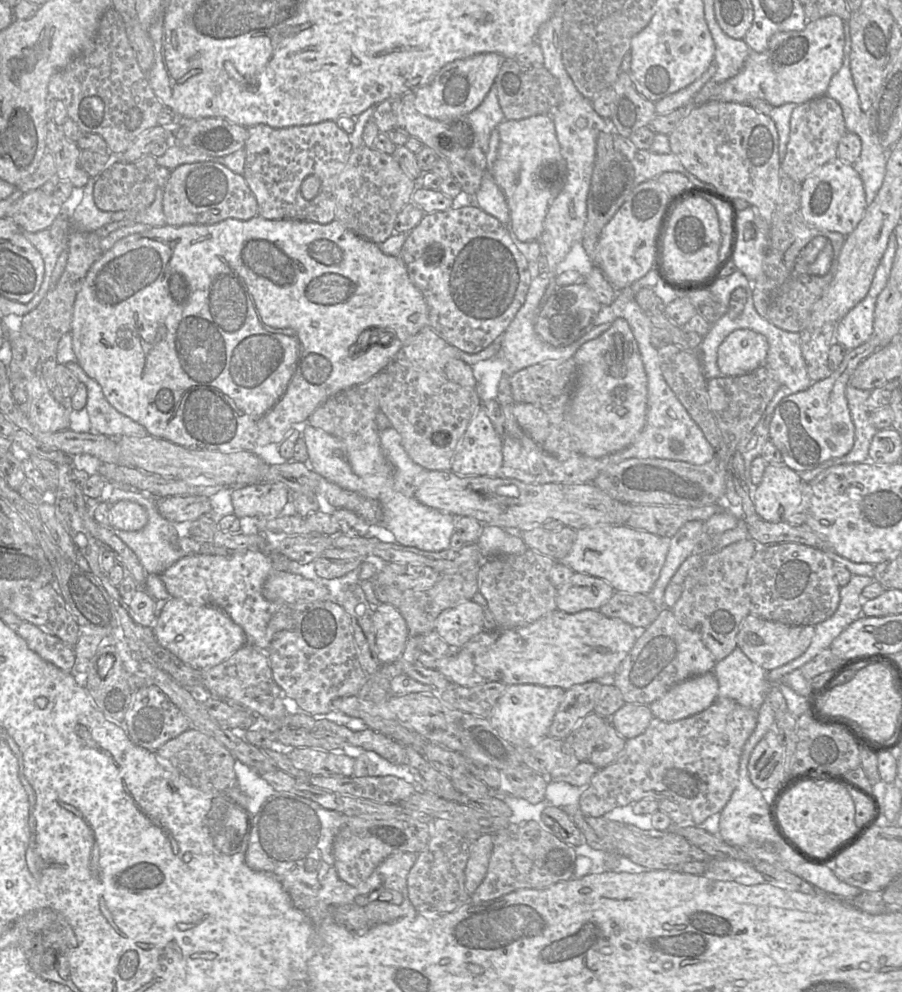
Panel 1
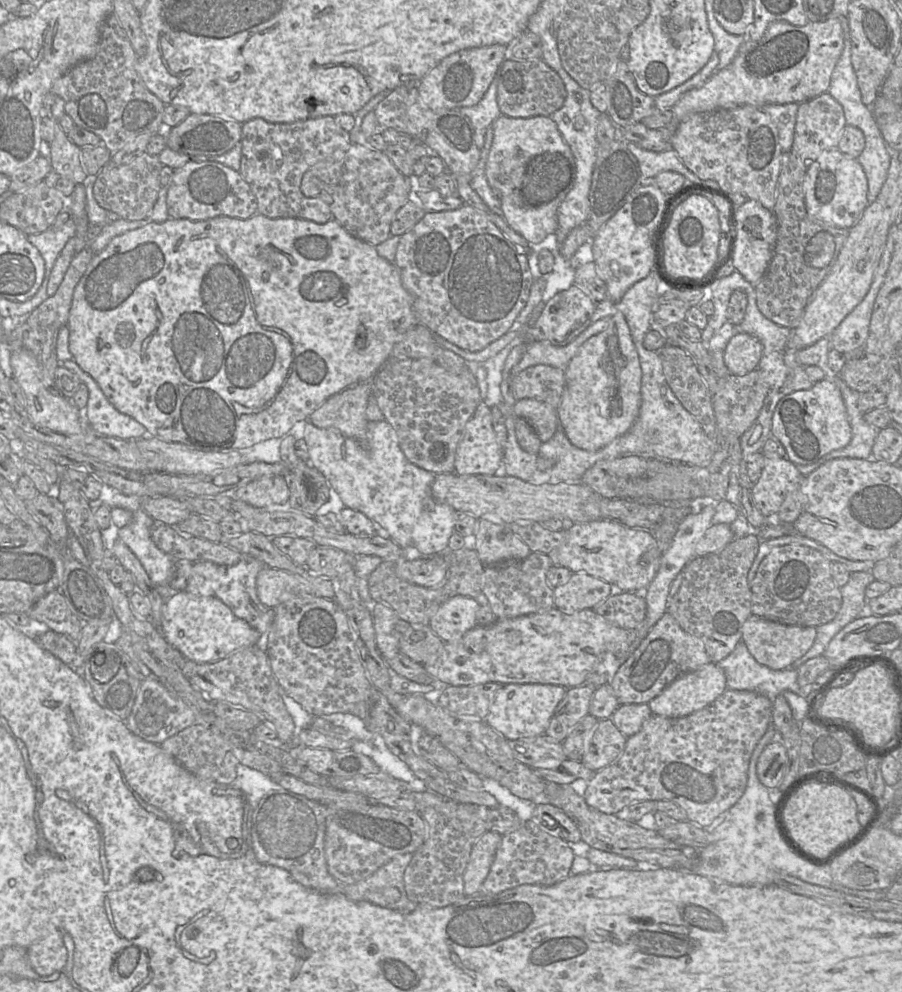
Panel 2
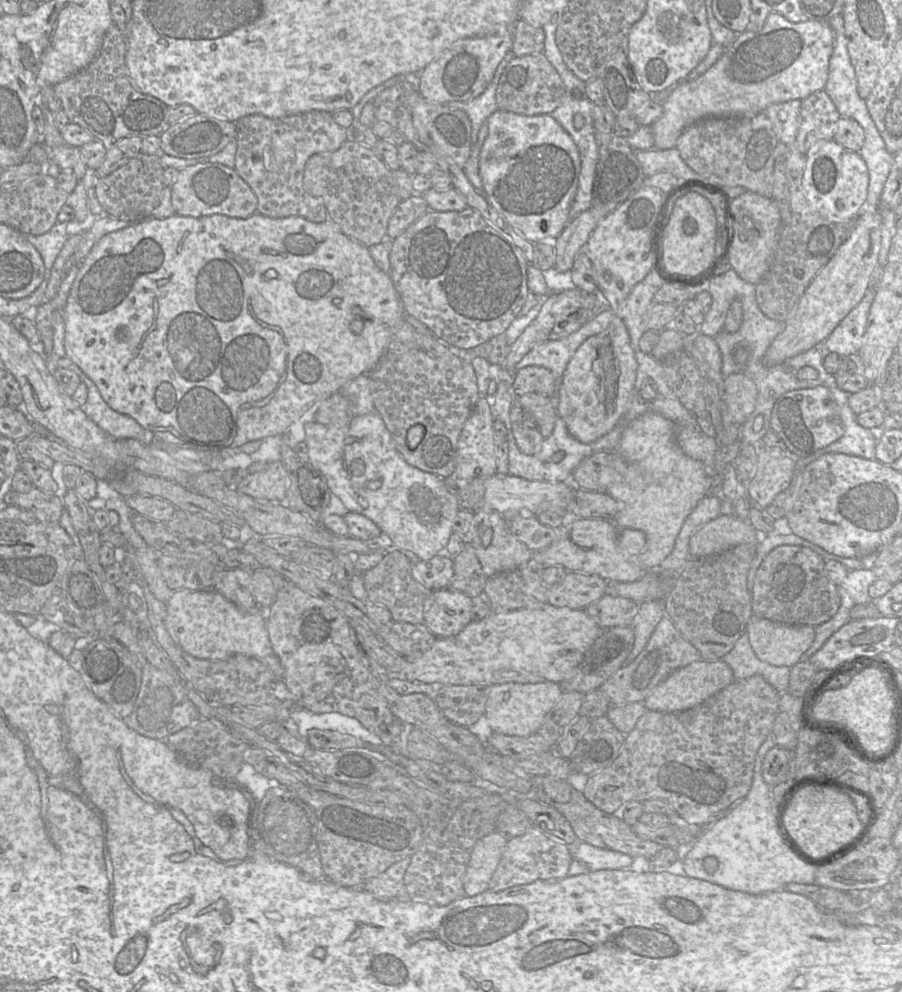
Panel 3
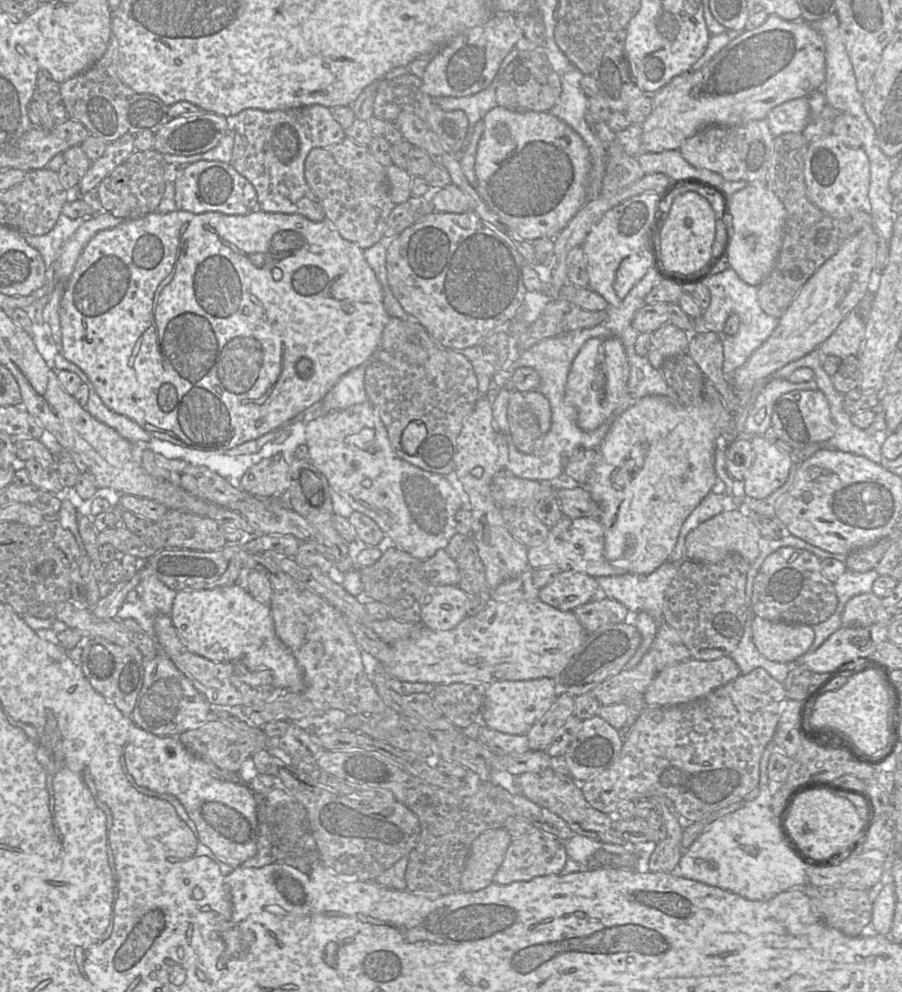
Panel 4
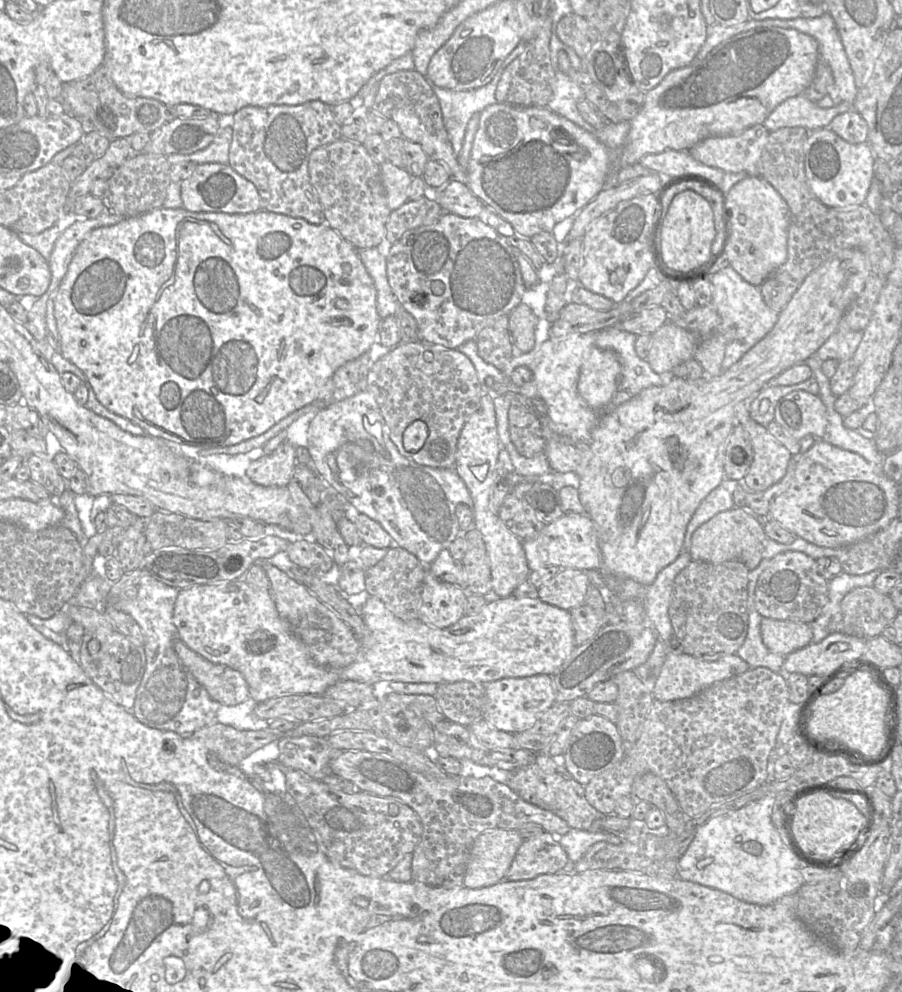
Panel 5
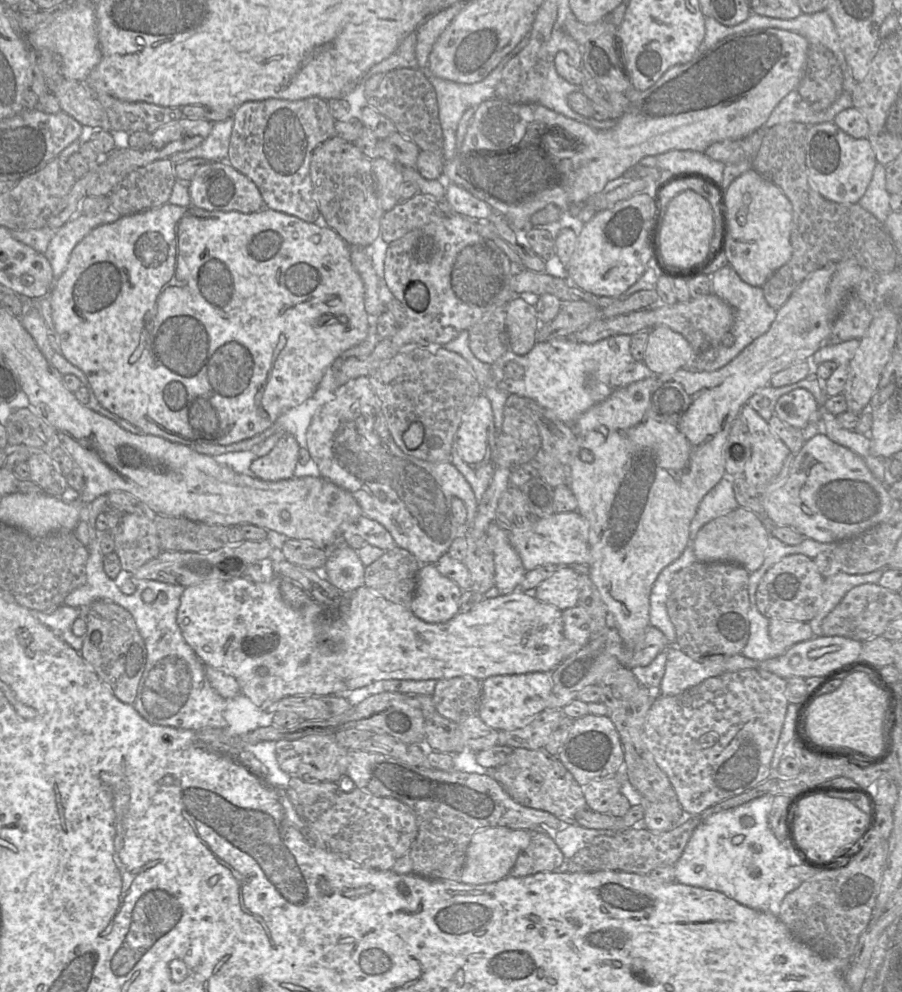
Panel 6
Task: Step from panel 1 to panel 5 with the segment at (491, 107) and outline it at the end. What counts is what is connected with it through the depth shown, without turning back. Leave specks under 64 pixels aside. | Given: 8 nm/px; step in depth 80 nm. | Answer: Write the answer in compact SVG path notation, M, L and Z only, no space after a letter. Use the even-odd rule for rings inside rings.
M506 60L503 61L503 63L499 67L498 71L496 72L492 80L486 85L481 86L479 88L463 90L463 91L455 91L455 90L441 88L430 83L436 97L438 98L442 111L443 124L447 131L449 140L452 144L452 148L456 157L458 156L460 150L462 149L466 127L470 118L475 113L480 113L487 106L497 102L497 99L495 97L496 88L502 77L503 73L501 73L500 70L505 64L505 61Z

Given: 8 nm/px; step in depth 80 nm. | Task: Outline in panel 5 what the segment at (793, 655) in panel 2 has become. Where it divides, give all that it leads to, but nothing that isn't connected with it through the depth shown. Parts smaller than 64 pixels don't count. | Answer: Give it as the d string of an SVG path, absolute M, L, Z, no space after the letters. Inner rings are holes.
M762 617L761 637L770 652L786 657L808 646L812 641L813 632L807 623Z

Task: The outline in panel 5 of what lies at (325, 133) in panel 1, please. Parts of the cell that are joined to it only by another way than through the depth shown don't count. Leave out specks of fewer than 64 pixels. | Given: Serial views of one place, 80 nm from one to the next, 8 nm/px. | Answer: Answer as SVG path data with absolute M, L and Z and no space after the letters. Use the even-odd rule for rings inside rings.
M312 100L297 105L247 106L233 114L228 165L250 181L260 196L260 210L324 224L325 214L308 172L311 152L342 137L331 106Z

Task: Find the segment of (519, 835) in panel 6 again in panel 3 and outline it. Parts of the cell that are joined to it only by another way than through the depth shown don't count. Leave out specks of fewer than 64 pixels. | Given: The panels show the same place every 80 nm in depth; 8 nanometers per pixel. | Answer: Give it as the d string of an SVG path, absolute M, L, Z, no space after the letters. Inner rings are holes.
M493 831L477 840L463 876L467 896L474 896L488 889L508 839Z

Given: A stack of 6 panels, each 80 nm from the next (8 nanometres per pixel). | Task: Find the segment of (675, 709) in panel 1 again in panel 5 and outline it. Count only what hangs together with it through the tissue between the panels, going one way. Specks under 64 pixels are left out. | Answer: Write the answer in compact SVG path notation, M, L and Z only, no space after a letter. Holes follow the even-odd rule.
M673 642L661 667L661 671L652 688L654 700L675 701L690 698L705 688L738 676L750 669L749 665L738 655L727 655L714 661L704 661L684 653Z

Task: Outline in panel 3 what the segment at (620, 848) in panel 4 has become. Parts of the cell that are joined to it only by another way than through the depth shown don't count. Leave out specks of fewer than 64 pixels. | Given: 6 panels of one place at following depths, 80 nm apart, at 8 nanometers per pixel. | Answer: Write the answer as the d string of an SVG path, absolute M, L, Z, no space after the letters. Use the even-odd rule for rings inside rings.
M579 840L570 847L570 851L573 857L582 861L589 871L629 869L633 863L633 858L627 854L577 841Z

